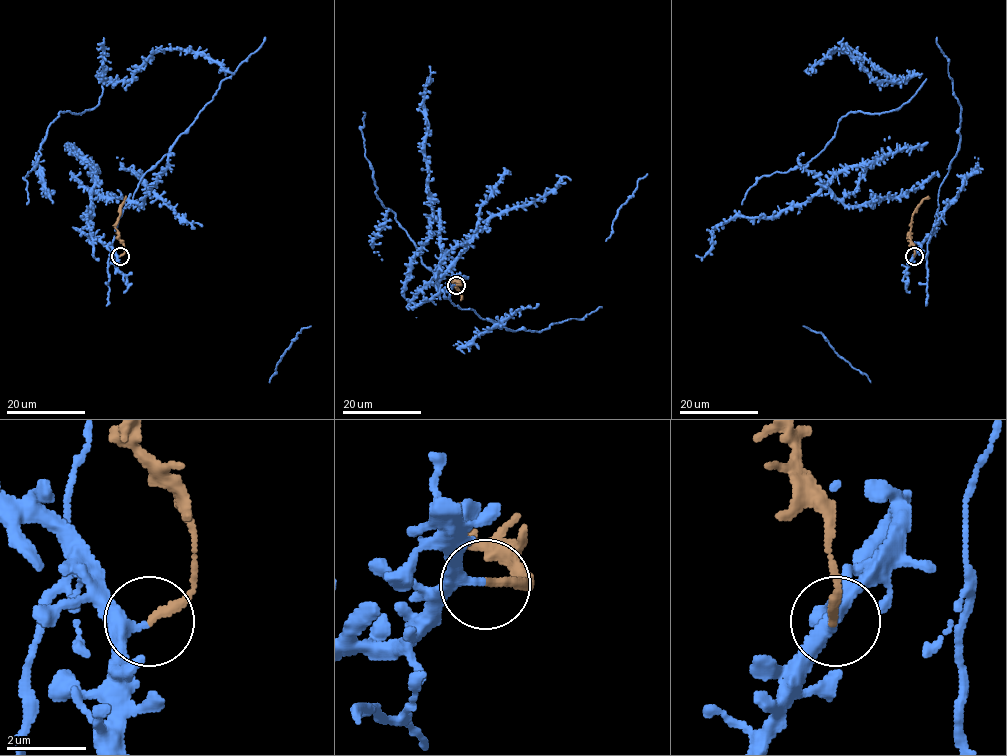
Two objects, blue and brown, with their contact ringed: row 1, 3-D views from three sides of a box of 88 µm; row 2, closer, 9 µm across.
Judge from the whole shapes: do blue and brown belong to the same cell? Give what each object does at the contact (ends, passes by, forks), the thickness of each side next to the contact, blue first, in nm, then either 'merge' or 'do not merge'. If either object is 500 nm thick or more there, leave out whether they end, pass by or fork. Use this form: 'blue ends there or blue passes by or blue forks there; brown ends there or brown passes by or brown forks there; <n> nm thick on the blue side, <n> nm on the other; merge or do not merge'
blue passes by; brown ends there; 260 nm thick on the blue side, 200 nm on the other; do not merge

